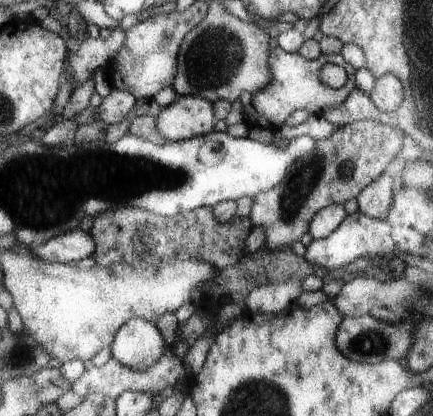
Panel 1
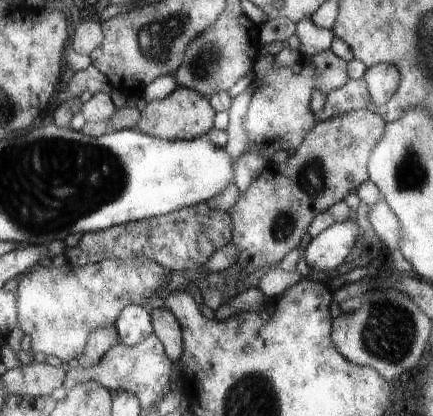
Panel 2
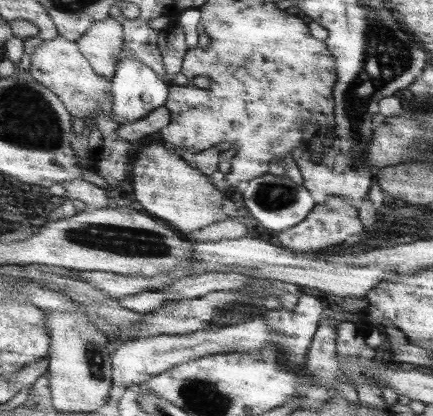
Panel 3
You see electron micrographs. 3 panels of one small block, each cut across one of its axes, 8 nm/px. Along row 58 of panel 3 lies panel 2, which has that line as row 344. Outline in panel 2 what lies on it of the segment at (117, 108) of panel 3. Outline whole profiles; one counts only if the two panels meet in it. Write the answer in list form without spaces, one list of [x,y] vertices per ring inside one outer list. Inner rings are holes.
[[[127,306],[121,312],[121,318],[117,318],[117,332],[123,344],[135,346],[143,340],[147,340],[151,334],[155,334],[153,330],[153,312],[147,306]]]

